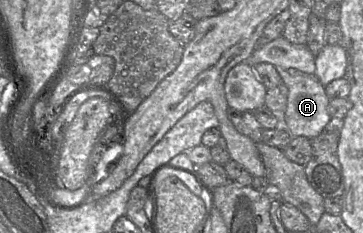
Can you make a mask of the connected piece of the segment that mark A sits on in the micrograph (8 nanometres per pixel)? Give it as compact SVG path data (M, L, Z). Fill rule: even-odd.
M283 36L256 48L243 62L249 65L269 63L279 73L283 84L287 88L287 106L282 126L292 137L305 137L313 139L321 133L331 119L328 113L330 99L325 93L325 88L319 82L315 73L315 56L306 45L290 43Z

